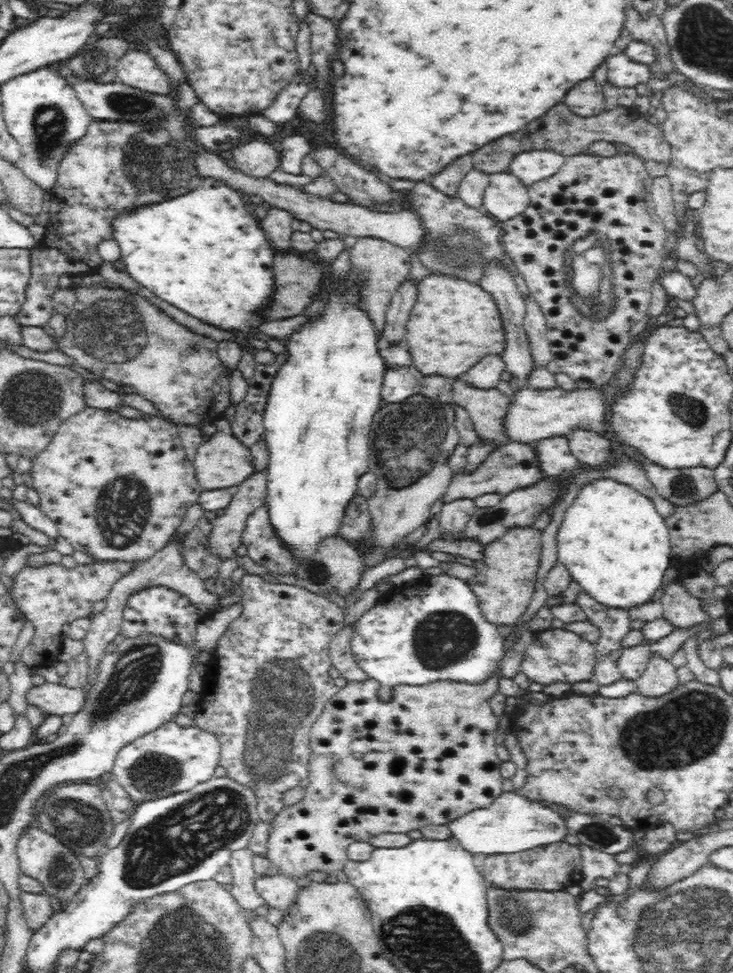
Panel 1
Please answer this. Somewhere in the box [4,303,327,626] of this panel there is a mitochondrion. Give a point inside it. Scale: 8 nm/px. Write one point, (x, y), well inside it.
(123, 509)

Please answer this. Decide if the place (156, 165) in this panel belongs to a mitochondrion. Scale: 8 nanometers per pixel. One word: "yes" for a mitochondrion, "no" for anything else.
yes

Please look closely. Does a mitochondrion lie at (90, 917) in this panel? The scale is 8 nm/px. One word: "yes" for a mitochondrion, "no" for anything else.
no

